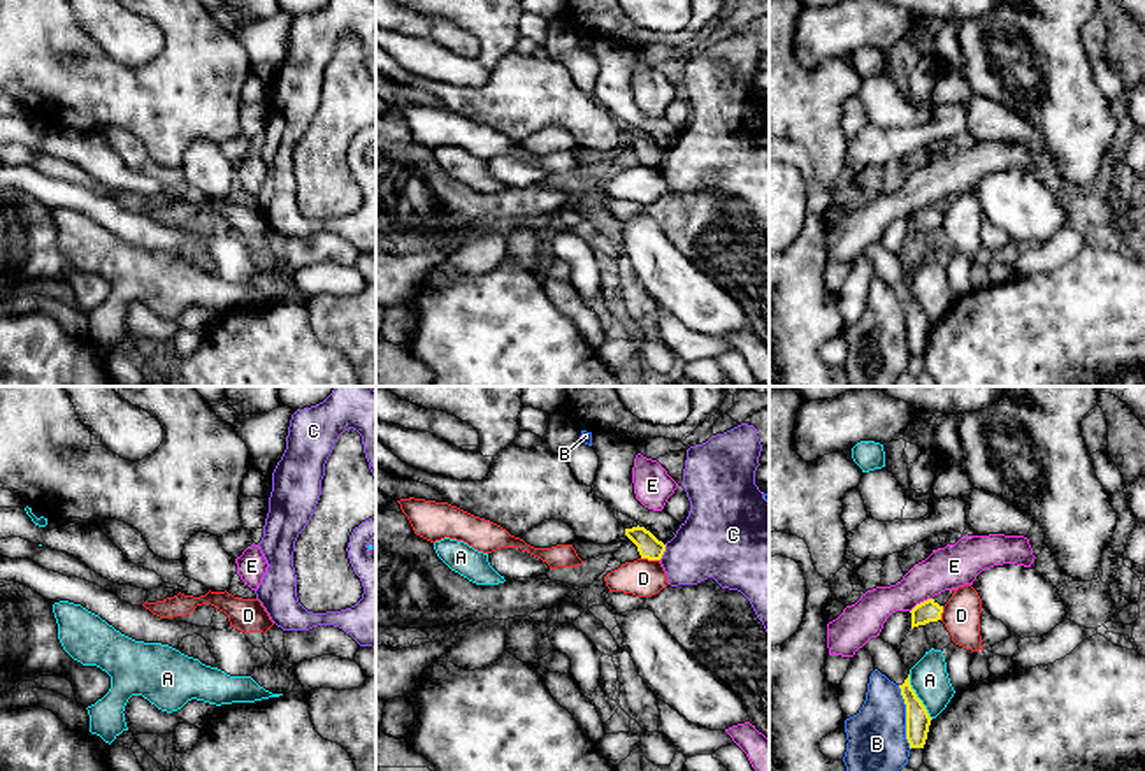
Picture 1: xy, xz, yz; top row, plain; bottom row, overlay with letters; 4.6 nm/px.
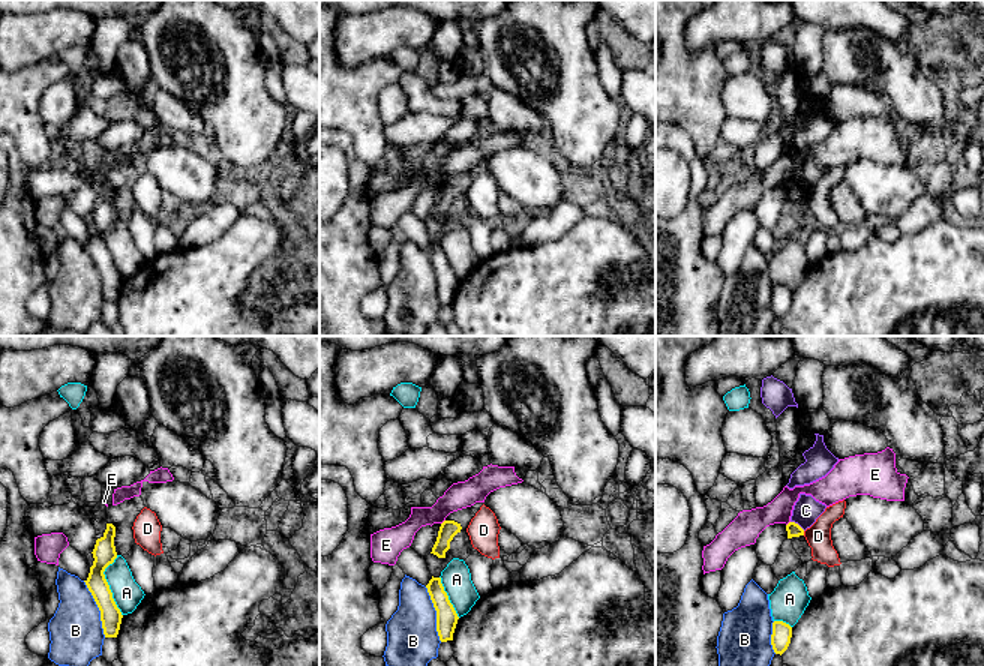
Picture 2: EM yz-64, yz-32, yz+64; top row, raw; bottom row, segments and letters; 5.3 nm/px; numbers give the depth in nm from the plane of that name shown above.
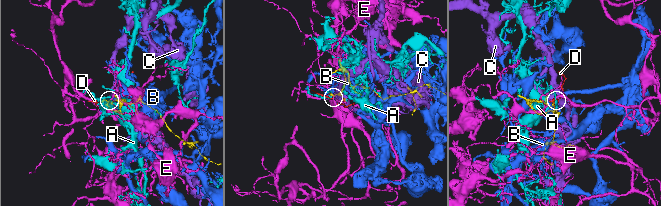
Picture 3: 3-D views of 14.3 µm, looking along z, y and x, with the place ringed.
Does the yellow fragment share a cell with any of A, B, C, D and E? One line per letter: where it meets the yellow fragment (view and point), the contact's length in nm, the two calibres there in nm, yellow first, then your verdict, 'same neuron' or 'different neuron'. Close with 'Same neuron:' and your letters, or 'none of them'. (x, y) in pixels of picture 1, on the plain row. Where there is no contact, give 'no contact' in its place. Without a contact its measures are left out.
A: contact yz (917, 304); length 240 nm; calibres 110 and 170 nm; different neuron
B: contact yz (907, 324); length 300 nm; calibres 110 and 280 nm; different neuron
C: contact xz (664, 157); length 80 nm; calibres 110 and 340 nm; different neuron
D: contact xz (650, 165); length 90 nm; calibres 110 and 180 nm; different neuron
E: contact yz (921, 209); length 120 nm; calibres 100 and 200 nm; different neuron
Same neuron: none of them

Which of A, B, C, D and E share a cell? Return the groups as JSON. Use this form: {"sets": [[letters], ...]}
{"sets": [["A"], ["B"], ["C"], ["D"], ["E"]]}

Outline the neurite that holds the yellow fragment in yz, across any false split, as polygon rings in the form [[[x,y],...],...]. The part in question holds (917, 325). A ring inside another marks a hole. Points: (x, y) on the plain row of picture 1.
[[[910,281],[899,295],[906,311],[906,346],[910,355],[924,355],[933,325],[911,295]]]

